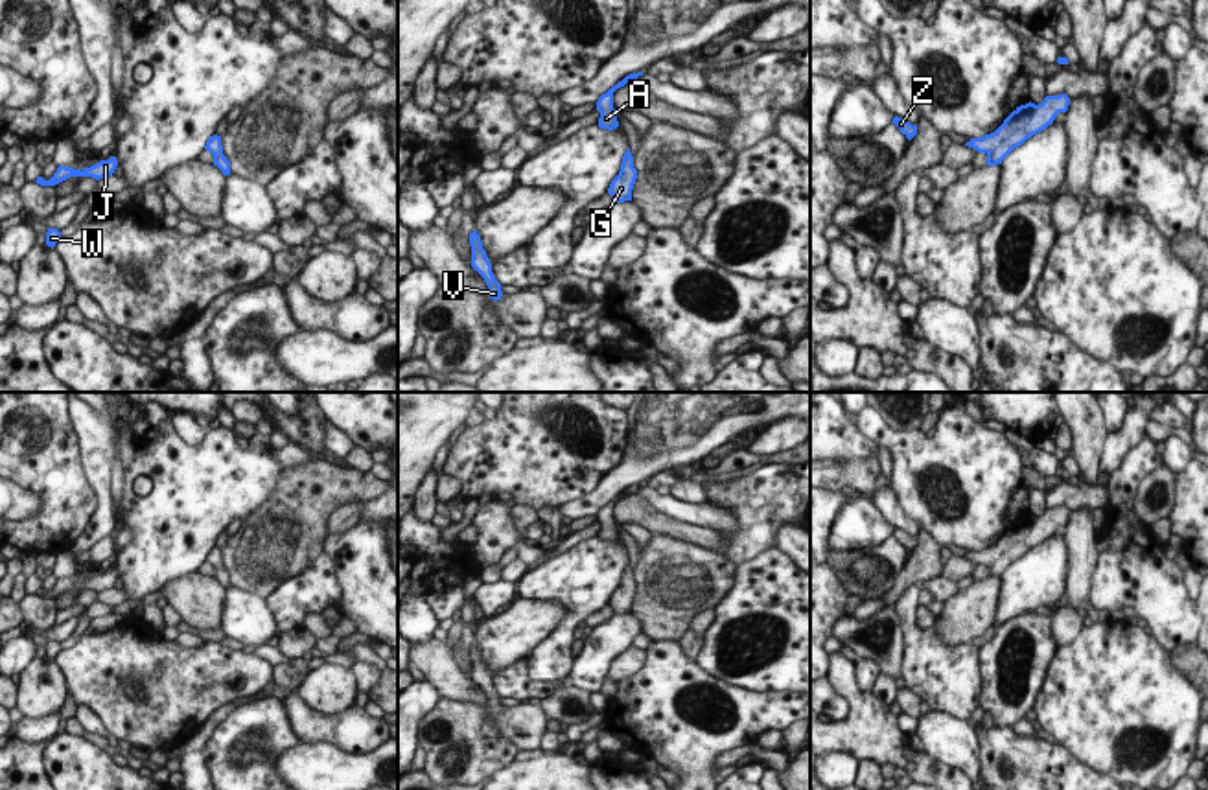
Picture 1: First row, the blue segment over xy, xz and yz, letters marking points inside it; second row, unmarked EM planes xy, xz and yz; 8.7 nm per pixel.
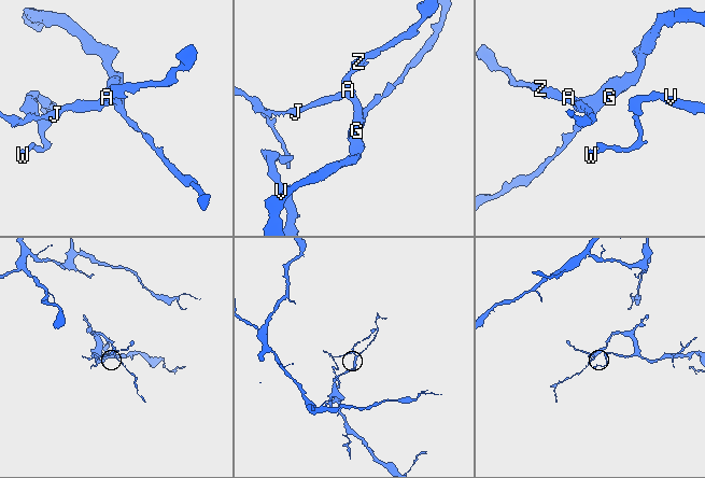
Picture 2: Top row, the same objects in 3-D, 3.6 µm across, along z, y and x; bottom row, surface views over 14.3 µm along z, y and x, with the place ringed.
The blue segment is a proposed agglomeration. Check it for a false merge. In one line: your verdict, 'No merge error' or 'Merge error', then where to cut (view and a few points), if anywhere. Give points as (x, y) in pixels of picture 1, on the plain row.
No merge error. No split

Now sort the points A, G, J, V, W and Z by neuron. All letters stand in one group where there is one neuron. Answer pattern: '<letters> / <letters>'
A G J V W Z

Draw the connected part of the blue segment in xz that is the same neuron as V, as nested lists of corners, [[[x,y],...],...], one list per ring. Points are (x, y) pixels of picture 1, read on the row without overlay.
[[[477,643],[470,646],[470,657],[471,657],[471,680],[484,691],[490,711],[501,713],[503,707],[501,696],[495,692],[492,685],[492,676],[486,668],[486,663],[482,661],[482,654]]]

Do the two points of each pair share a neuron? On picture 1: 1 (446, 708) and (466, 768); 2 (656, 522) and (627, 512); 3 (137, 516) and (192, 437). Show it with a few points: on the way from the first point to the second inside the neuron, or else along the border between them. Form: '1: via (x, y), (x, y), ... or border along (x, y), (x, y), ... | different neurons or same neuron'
1: via (452, 722), (464, 754) | same neuron
2: via (649, 518), (634, 512) | same neuron
3: border along (168, 418), (172, 428), (192, 446), (210, 429) | different neurons

